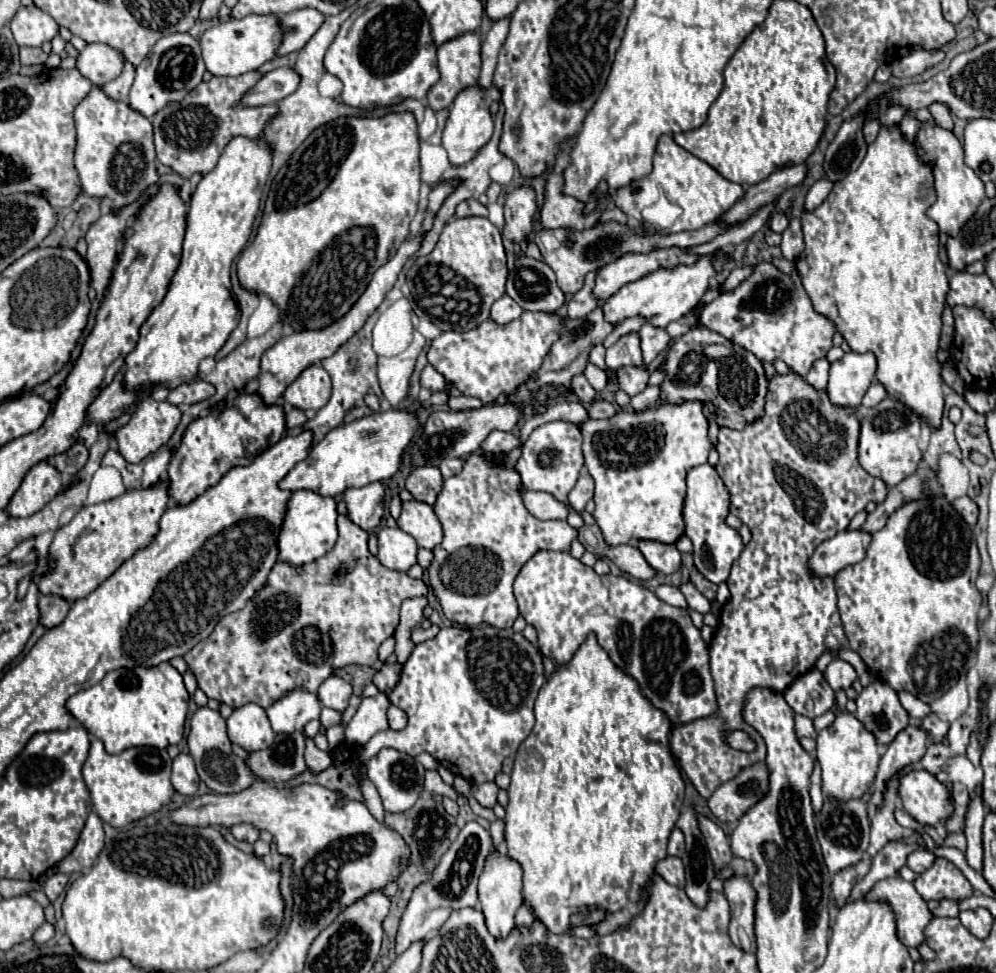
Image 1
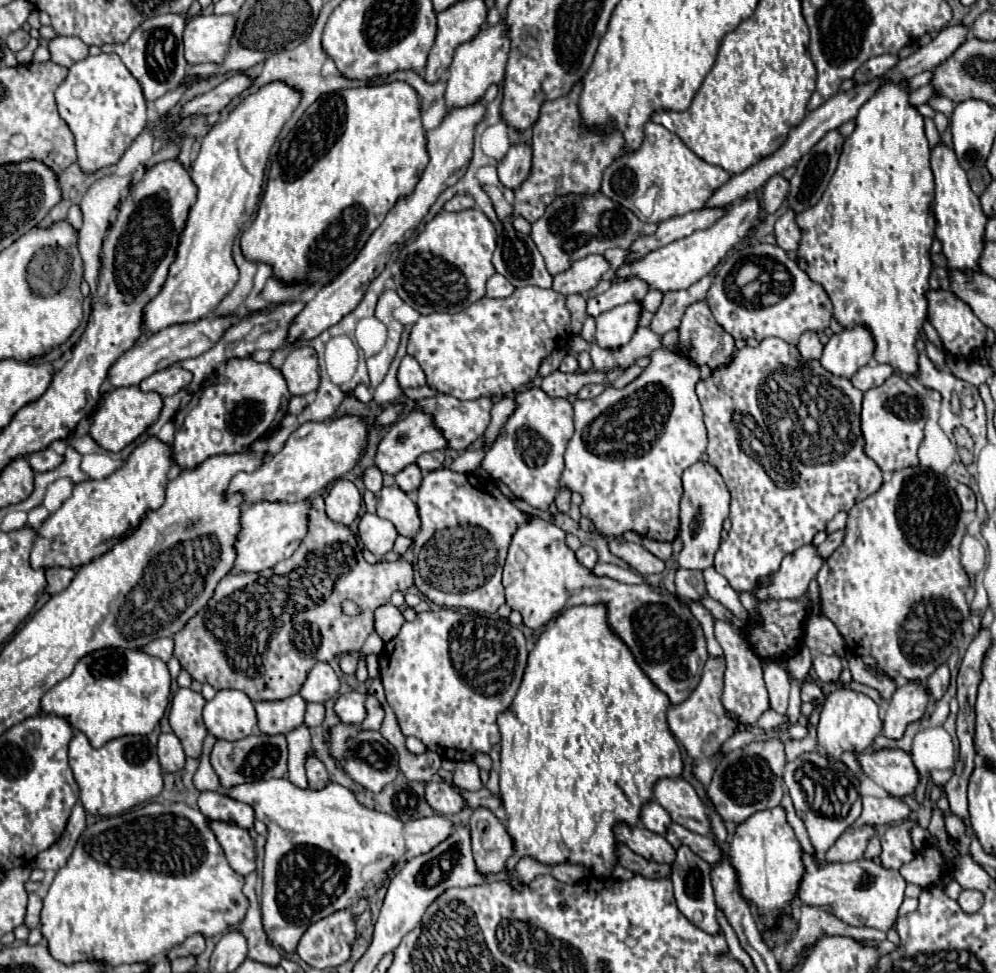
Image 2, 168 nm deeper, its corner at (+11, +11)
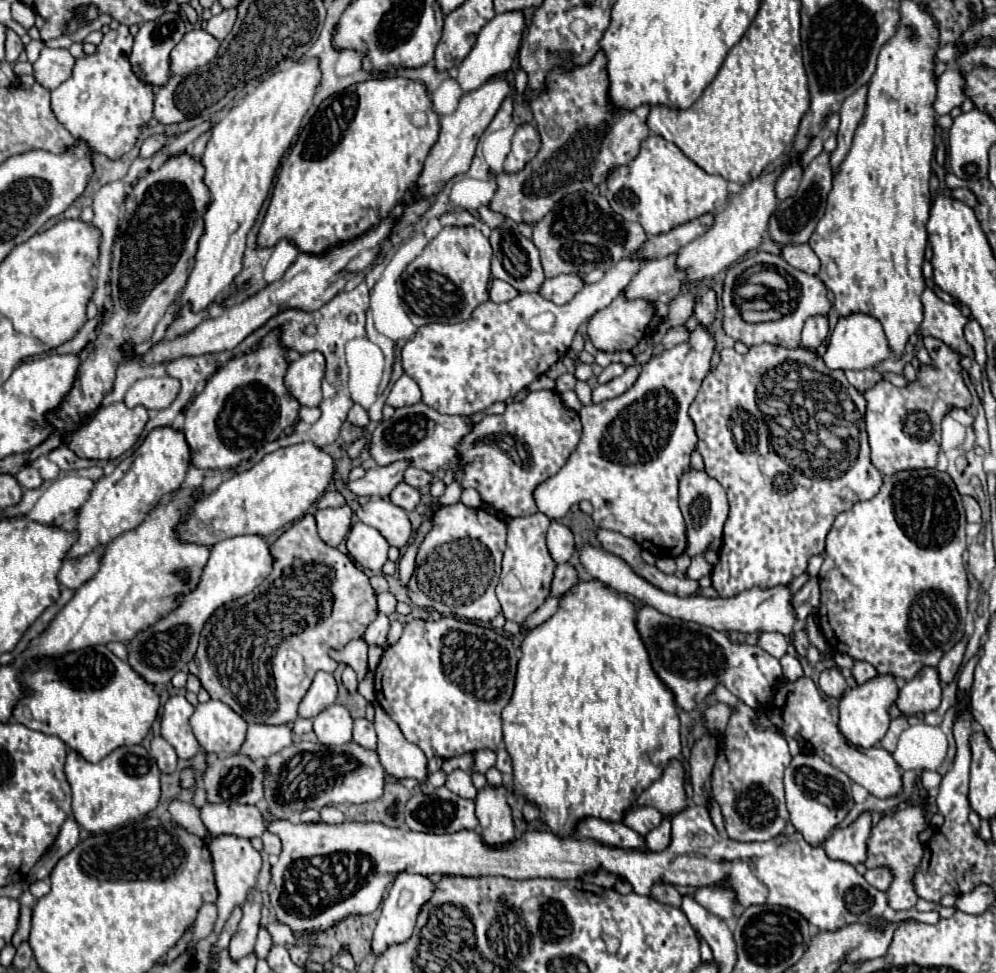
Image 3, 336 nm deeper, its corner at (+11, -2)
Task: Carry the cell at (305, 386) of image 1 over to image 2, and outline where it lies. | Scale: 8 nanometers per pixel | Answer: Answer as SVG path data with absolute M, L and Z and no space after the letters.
M297 347L285 359L281 373L289 385L291 395L307 395L319 387L317 353L311 347Z

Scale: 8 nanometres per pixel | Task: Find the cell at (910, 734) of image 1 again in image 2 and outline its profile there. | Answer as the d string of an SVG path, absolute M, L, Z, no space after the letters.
M905 683L897 687L895 695L889 701L885 721L883 721L883 735L887 739L901 739L909 723L919 721L925 715L927 701L931 697L927 691L919 689L919 683Z

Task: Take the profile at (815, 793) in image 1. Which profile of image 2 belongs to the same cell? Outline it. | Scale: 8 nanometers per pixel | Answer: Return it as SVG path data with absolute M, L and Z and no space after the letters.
M791 683L791 699L789 699L789 709L787 709L789 721L797 723L799 715L801 715L801 699L799 699L799 685Z

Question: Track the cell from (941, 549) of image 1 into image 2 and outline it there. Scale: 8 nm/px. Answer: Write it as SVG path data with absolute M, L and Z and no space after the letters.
M907 467L907 469L895 471L893 477L887 483L883 483L883 487L877 493L873 493L871 497L859 501L849 511L849 521L847 521L845 529L847 529L847 535L845 535L843 543L835 549L835 553L825 561L825 565L817 573L817 581L819 581L819 589L821 589L821 611L823 611L823 615L835 623L835 627L843 635L843 639L845 639L851 653L863 657L869 651L869 655L877 659L879 667L889 677L925 683L927 677L939 665L943 665L943 661L949 659L949 655L953 651L953 645L957 645L961 641L961 637L963 637L961 625L971 615L967 599L965 599L965 591L969 587L969 577L967 577L967 573L965 573L965 569L963 569L963 565L959 561L959 545L961 545L961 539L965 535L965 525L961 521L961 505L959 505L959 499L955 495L953 487L949 485L945 475L937 477L937 475L929 473L923 467Z

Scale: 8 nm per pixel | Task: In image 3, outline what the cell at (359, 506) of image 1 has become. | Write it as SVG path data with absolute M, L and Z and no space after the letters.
M345 504L341 508L327 508L327 510L317 510L315 520L317 520L317 534L327 546L339 546L349 528L351 528L351 508Z

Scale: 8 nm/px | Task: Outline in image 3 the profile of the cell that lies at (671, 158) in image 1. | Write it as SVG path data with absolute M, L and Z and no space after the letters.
M647 136L641 142L641 152L637 154L635 160L631 160L627 164L629 172L623 172L623 168L613 170L605 182L599 184L601 196L605 196L611 204L611 208L621 214L625 220L631 222L639 222L645 230L647 236L657 236L663 234L679 224L691 222L703 214L715 214L719 210L723 210L723 206L727 206L727 180L719 174L707 174L705 170L701 170L695 162L691 162L673 142L667 142L661 136Z

